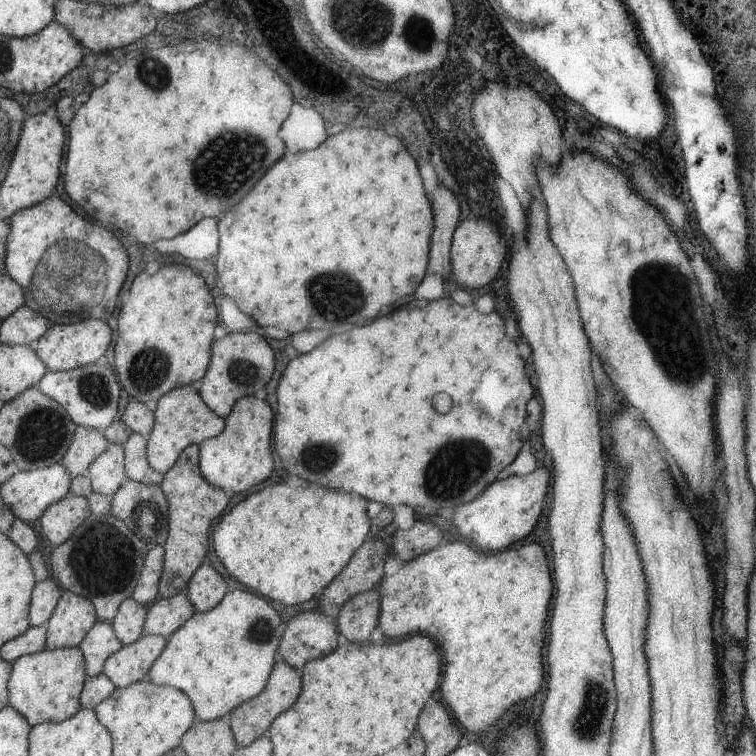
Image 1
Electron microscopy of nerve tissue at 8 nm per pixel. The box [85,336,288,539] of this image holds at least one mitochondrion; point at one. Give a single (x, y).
(148, 370)

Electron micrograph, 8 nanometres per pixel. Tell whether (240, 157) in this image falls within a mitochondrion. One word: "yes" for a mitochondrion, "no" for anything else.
yes

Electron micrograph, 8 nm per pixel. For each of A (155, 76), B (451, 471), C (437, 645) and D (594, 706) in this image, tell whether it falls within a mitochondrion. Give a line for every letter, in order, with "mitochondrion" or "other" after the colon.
A: mitochondrion
B: mitochondrion
C: other
D: mitochondrion

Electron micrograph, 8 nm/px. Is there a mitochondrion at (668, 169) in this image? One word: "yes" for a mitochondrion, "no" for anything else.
no

